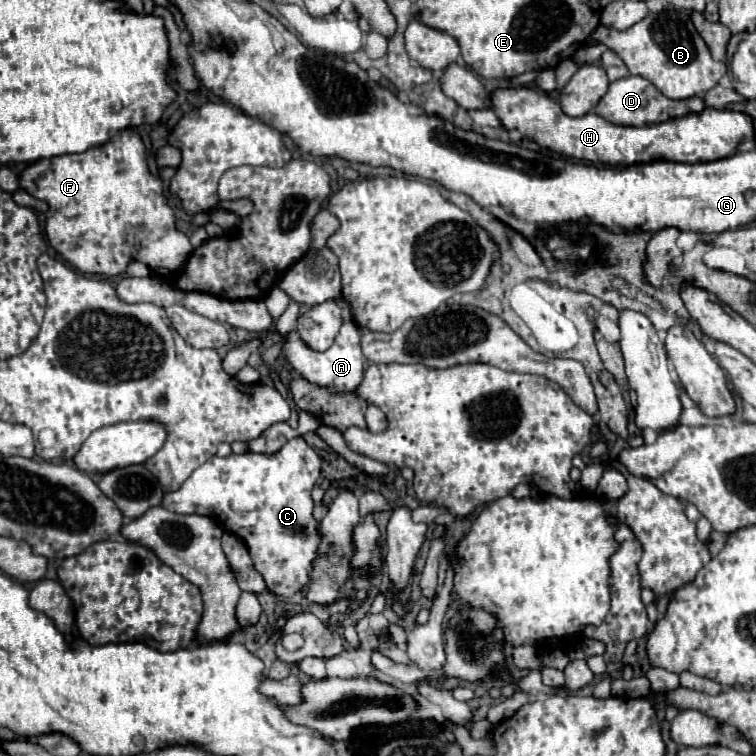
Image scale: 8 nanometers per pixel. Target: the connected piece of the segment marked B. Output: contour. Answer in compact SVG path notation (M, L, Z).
M659 12L649 14L629 30L613 30L603 24L595 28L589 38L589 44L605 44L609 50L617 52L631 74L643 76L651 80L659 92L663 92L671 100L685 100L691 96L701 96L711 90L719 78L727 72L723 62L715 62L709 54L707 44L697 34L689 14L685 12Z

